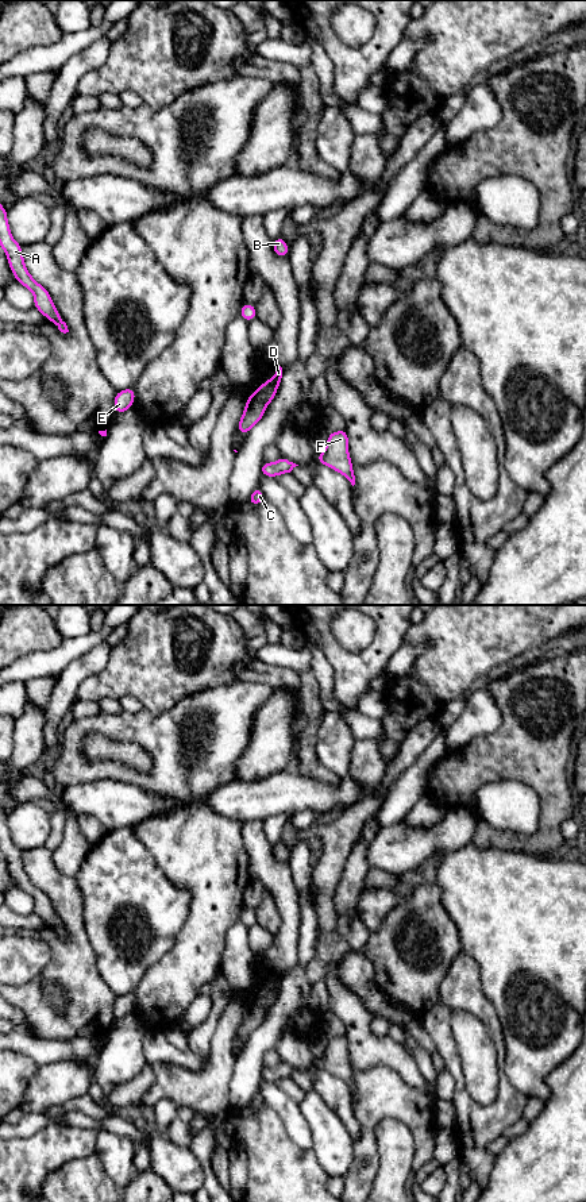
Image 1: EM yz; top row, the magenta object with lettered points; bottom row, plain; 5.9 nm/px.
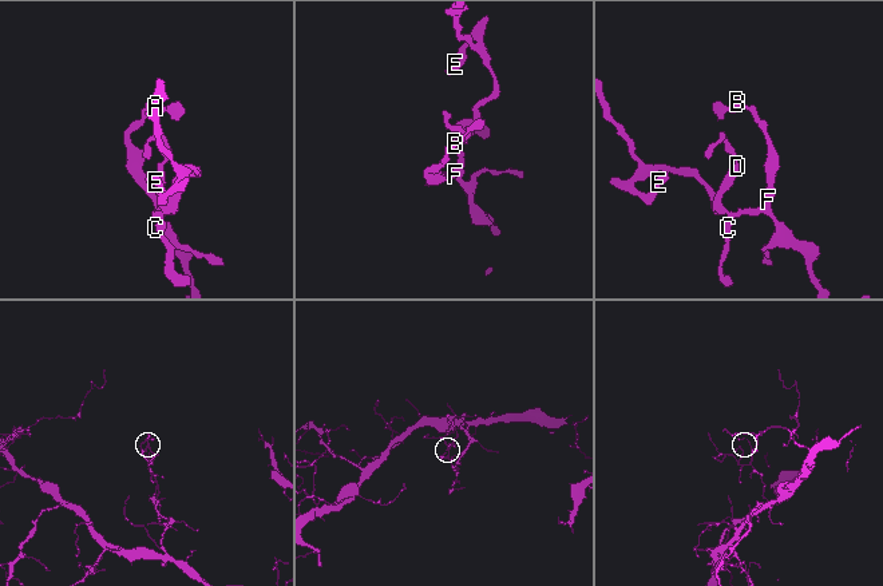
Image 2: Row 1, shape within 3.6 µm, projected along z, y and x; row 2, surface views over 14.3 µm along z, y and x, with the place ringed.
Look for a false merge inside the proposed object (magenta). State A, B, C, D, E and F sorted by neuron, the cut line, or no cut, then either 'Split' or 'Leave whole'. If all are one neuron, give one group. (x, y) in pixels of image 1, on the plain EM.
Groups: A B C D E F. No split. Leave whole

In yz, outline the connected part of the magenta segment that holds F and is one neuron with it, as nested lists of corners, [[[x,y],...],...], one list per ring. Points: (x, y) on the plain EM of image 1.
[[[346,1033],[328,1039],[325,1055],[317,1060],[316,1067],[332,1072],[343,1079],[354,1091],[355,1080],[348,1062],[348,1040]]]

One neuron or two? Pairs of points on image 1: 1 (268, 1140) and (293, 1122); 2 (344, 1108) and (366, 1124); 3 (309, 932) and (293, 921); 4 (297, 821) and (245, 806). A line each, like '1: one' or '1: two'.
1: two
2: two
3: two
4: two

